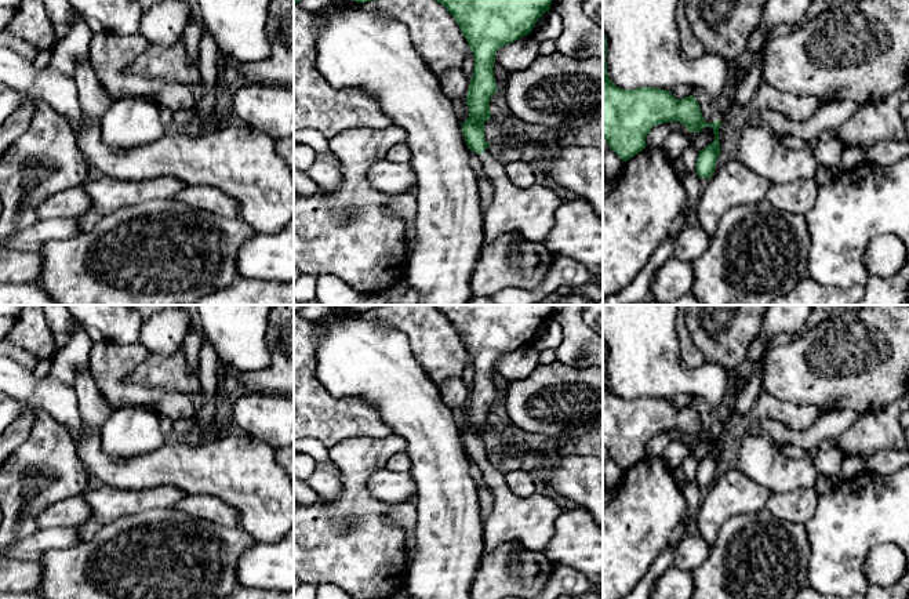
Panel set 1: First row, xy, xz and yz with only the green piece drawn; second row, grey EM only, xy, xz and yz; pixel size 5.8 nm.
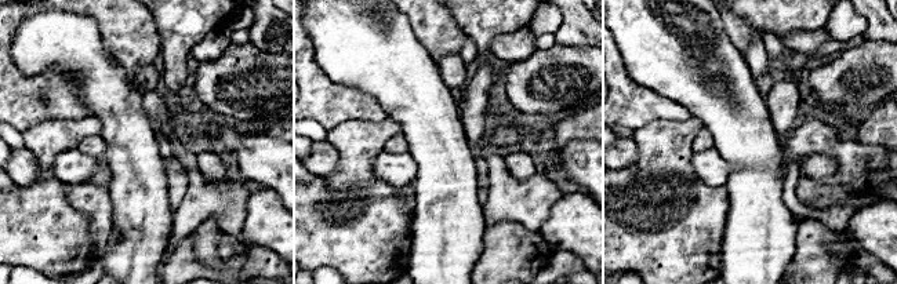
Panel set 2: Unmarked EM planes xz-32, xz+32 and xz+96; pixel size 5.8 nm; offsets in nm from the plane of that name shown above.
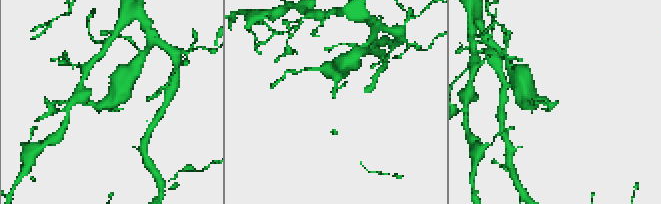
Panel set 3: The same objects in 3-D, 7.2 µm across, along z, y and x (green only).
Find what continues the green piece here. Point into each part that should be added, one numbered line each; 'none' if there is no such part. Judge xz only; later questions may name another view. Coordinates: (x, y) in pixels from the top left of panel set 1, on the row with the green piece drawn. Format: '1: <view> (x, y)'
1: xz (530, 211)

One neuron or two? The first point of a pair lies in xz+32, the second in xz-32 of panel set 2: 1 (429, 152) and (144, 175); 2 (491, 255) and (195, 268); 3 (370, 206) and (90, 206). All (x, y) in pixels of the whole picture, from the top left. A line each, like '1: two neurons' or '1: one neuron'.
1: one neuron
2: one neuron
3: two neurons

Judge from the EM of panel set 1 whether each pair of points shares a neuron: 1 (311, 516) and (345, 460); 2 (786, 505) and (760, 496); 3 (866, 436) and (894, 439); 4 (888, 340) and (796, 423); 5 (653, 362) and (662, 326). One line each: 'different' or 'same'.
1: same
2: different
3: same
4: different
5: same

